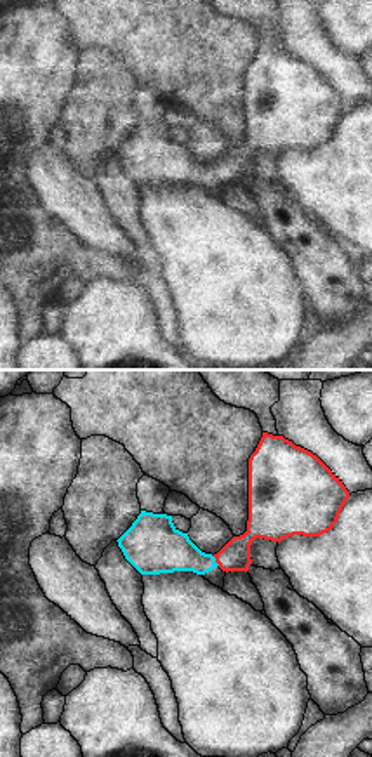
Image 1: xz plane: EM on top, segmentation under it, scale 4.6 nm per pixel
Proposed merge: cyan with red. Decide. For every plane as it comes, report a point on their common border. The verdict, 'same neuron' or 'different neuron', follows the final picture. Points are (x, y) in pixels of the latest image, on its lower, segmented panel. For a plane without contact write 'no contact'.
meets cyan at (214, 561)

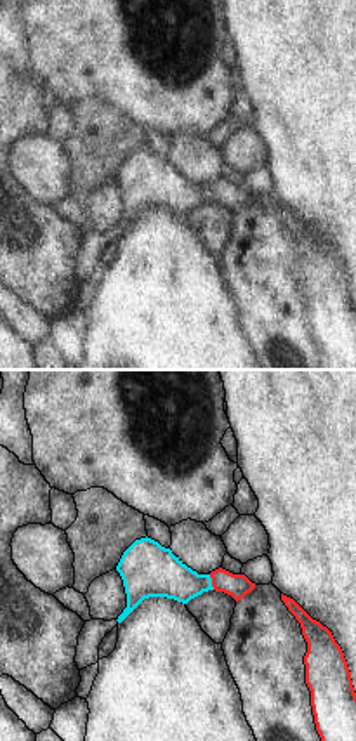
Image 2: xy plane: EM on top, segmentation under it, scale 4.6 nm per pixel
meets cyan at (210, 582)

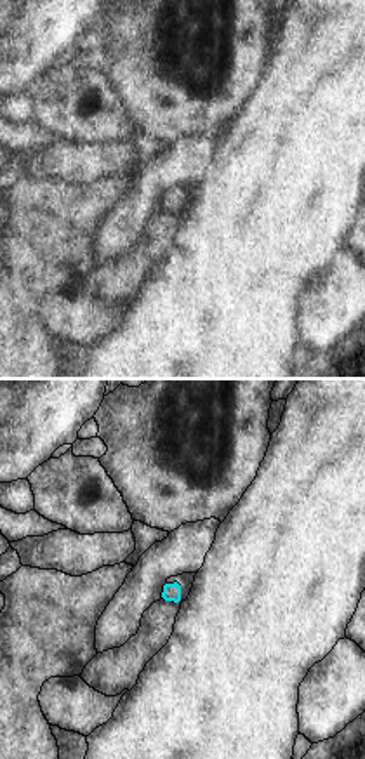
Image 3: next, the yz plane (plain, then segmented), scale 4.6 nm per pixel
no contact

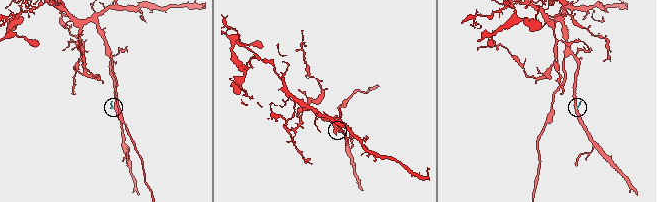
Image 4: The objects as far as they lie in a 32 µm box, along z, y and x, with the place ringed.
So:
same neuron

